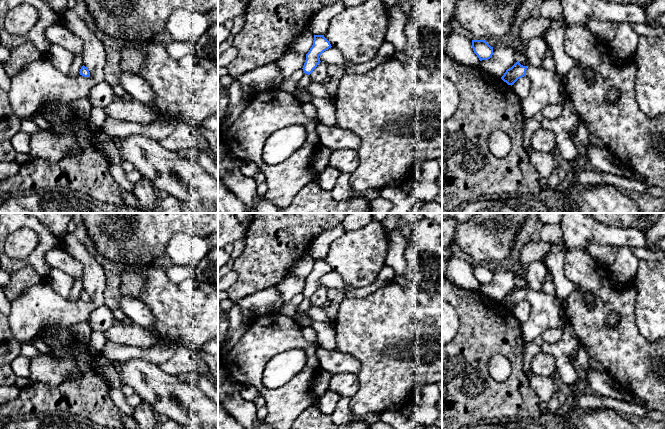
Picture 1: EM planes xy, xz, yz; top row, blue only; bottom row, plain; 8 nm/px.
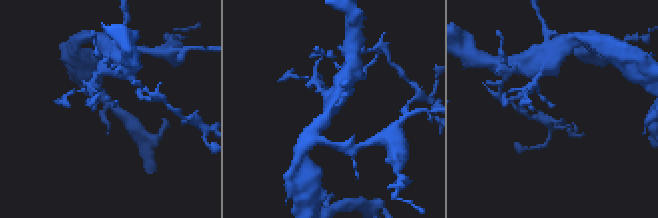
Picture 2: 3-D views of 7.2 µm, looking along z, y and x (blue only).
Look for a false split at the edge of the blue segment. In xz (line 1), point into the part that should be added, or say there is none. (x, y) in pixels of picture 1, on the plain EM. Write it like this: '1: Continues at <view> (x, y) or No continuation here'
1: Continues at xz (304, 307)

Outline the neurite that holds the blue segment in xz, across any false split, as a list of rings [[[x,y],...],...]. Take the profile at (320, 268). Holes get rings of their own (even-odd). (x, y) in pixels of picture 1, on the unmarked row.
[[[314,259],[313,269],[306,278],[306,284],[302,292],[305,298],[300,303],[298,308],[304,316],[307,316],[311,320],[311,323],[313,320],[309,316],[309,310],[312,306],[310,299],[321,286],[319,280],[331,271],[330,266],[324,261],[324,259]]]

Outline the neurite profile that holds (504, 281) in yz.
[[[500,265],[493,271],[493,279],[488,284],[480,285],[480,291],[490,299],[501,302],[507,293],[518,285],[512,271],[506,270]]]

